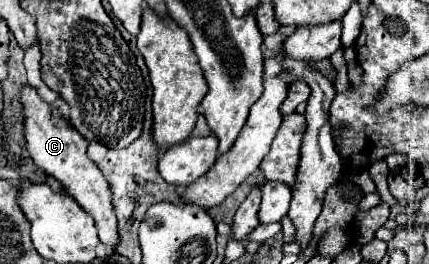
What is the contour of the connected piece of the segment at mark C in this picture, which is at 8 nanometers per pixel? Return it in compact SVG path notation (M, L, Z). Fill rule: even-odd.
M26 87L22 91L22 105L24 105L24 137L28 143L28 153L34 159L34 163L44 169L48 175L52 175L56 181L64 185L64 189L78 201L80 207L86 209L96 221L98 237L102 243L114 247L118 243L118 231L116 231L116 215L110 203L110 187L104 179L102 171L94 165L94 161L86 155L86 139L66 121L58 115L58 109L44 103L32 87Z

